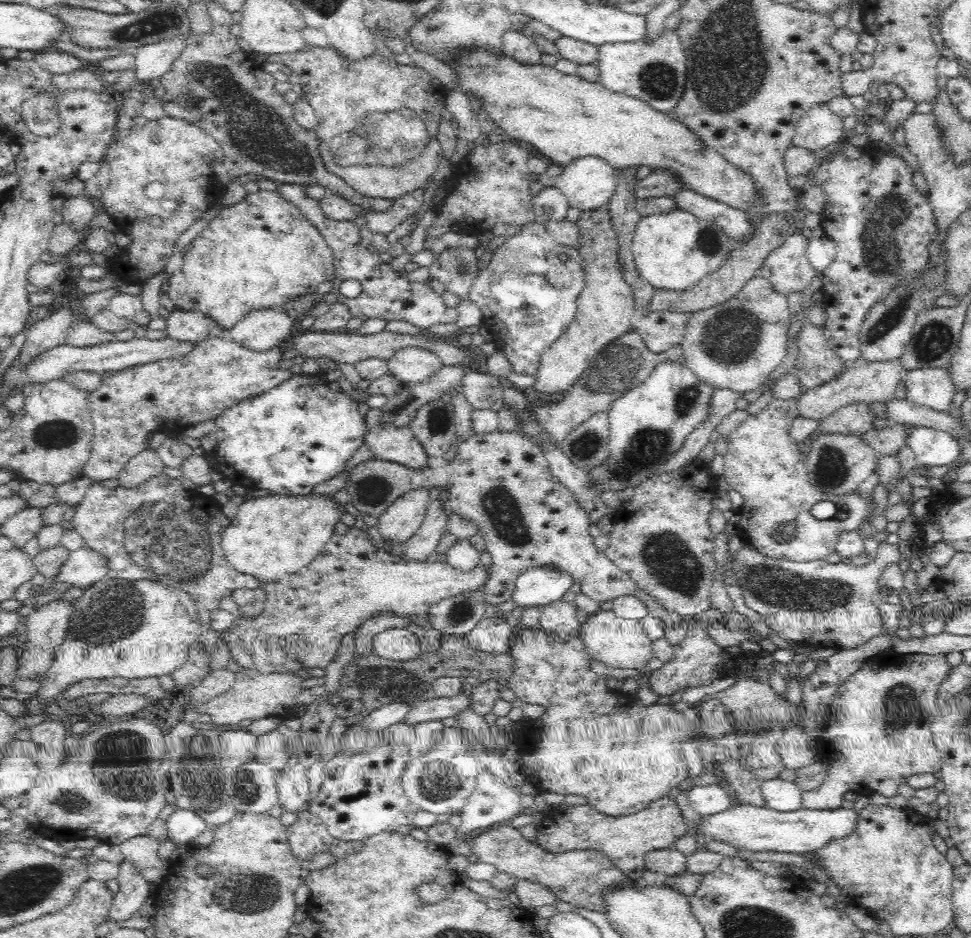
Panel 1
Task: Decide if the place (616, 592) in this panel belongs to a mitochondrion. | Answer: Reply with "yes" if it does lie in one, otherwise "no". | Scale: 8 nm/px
no

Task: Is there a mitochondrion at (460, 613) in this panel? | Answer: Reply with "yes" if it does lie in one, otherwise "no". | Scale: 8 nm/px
yes

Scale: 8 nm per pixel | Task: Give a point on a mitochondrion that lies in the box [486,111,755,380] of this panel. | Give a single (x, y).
(708, 241)

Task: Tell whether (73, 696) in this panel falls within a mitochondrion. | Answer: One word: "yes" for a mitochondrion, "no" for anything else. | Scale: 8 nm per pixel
no

